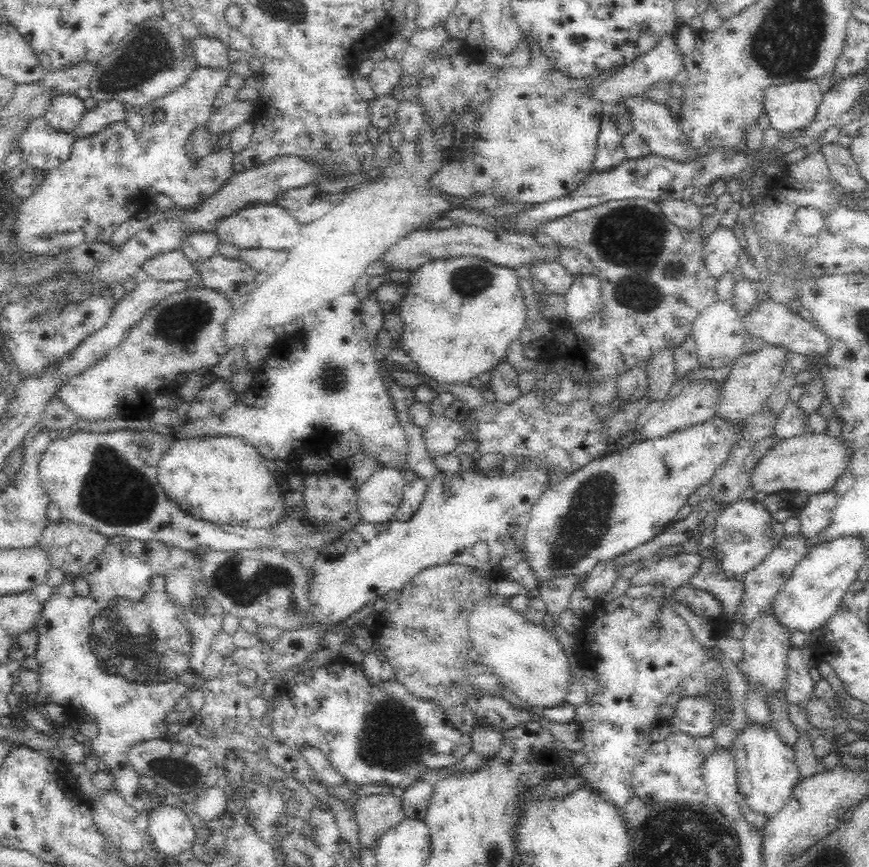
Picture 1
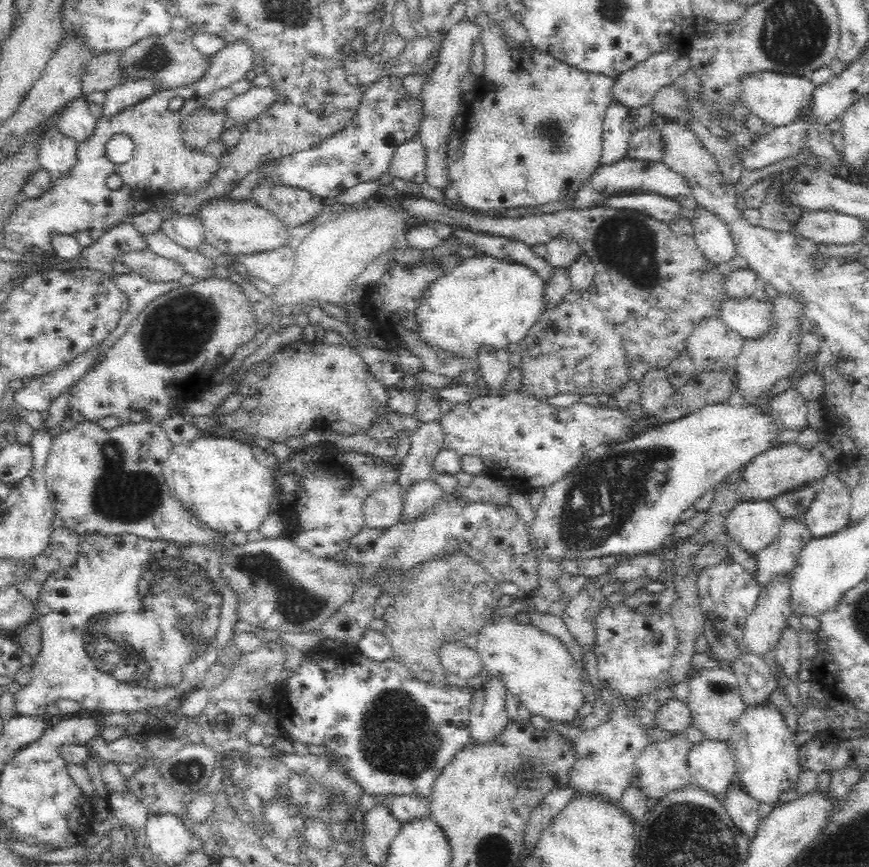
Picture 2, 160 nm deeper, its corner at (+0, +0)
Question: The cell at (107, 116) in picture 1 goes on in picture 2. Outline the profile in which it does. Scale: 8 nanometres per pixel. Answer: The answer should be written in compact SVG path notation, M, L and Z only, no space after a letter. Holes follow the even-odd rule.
M150 81L124 82L116 85L106 91L106 100L100 112L101 119L113 118L125 108L142 102L142 99L156 92L158 92L157 84Z

